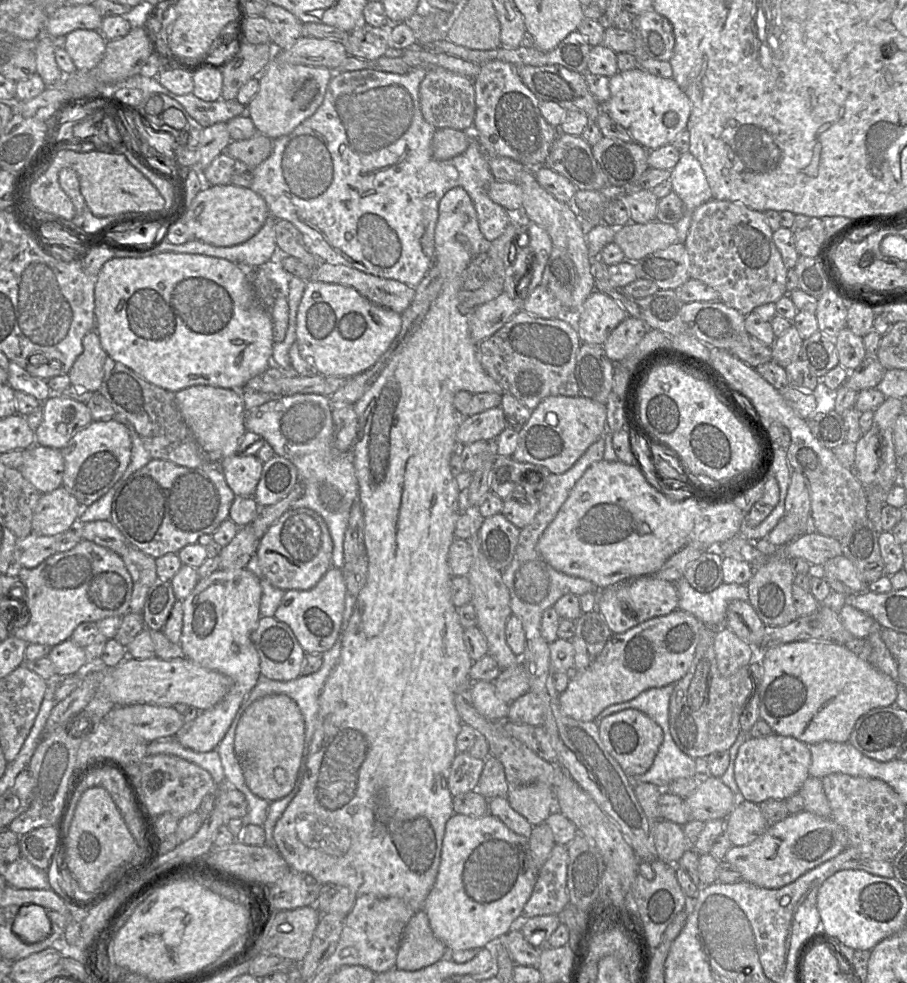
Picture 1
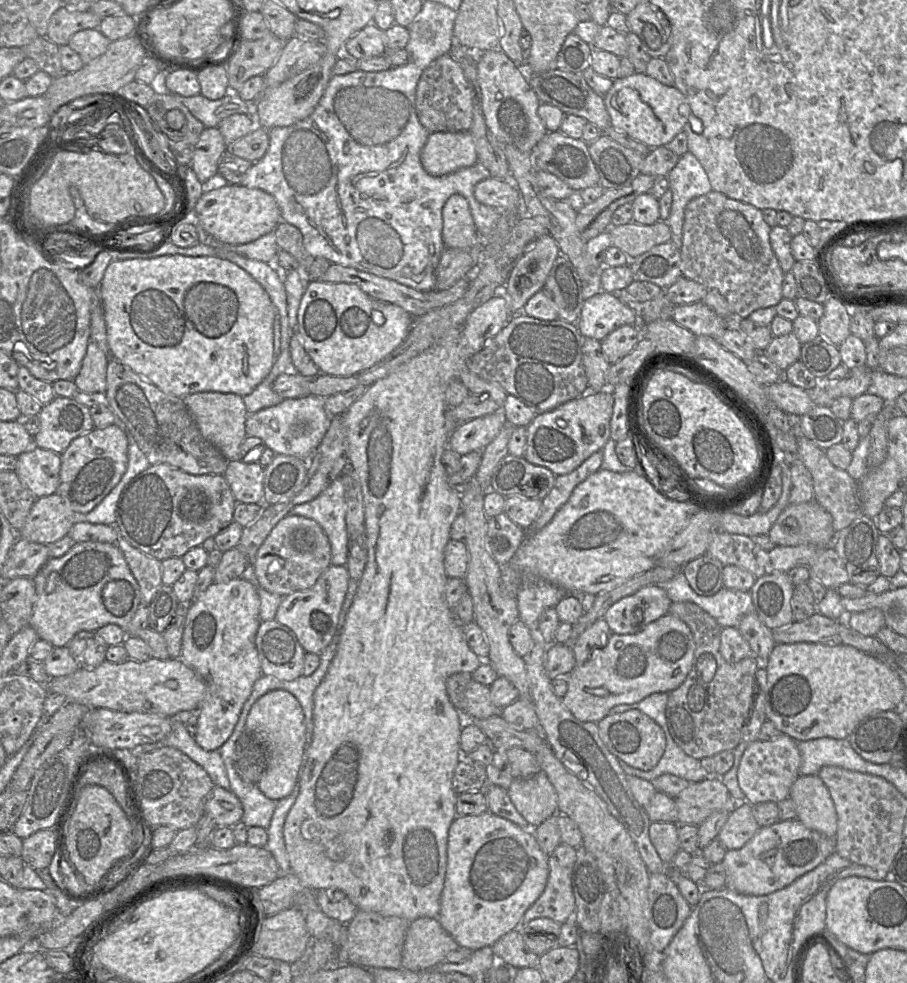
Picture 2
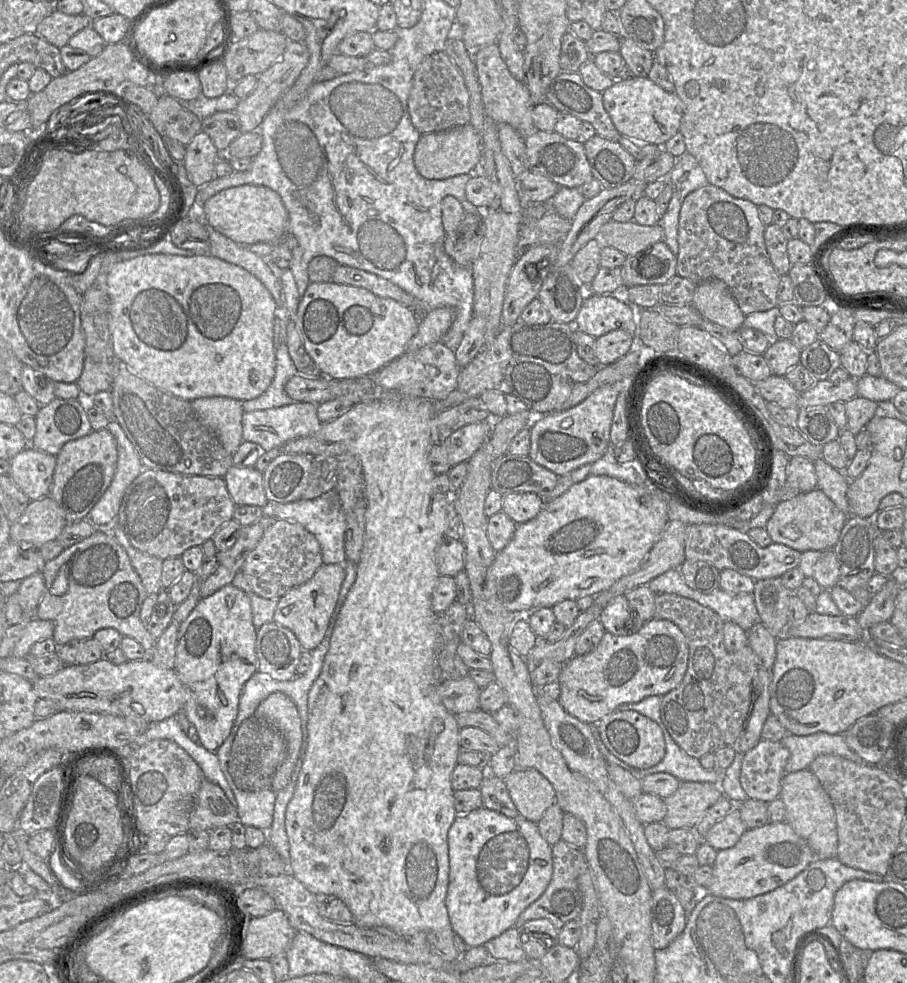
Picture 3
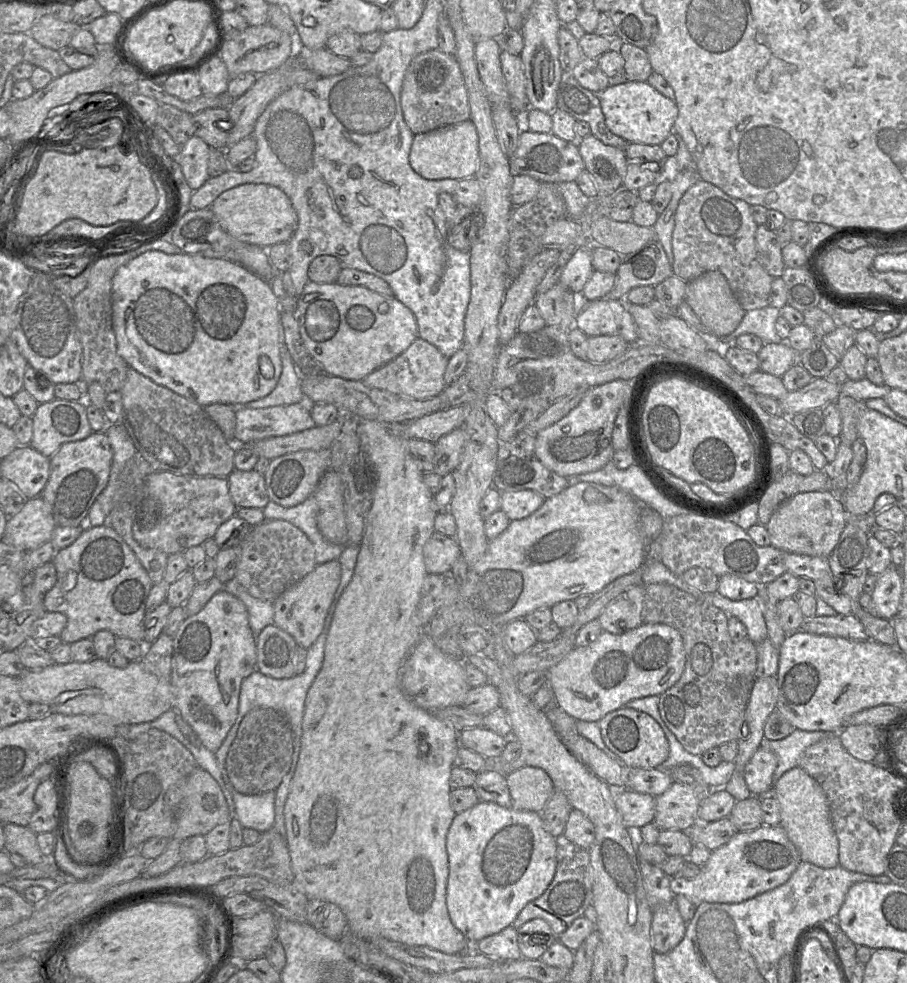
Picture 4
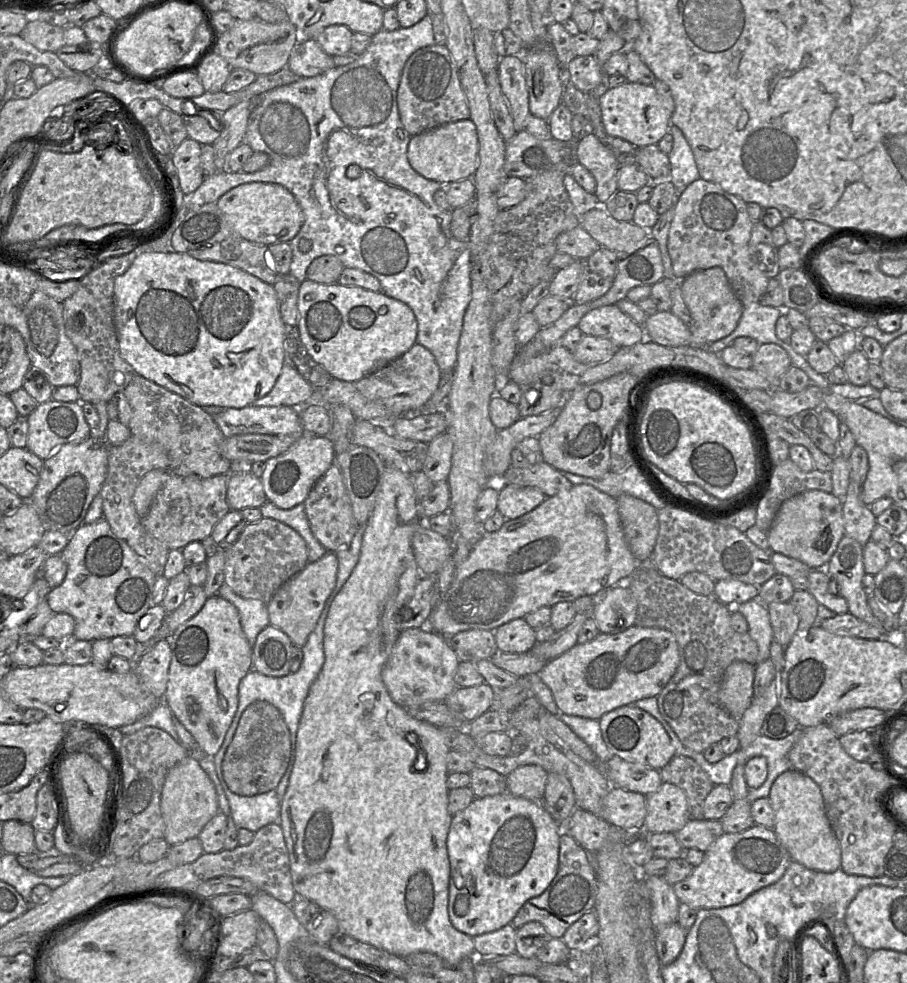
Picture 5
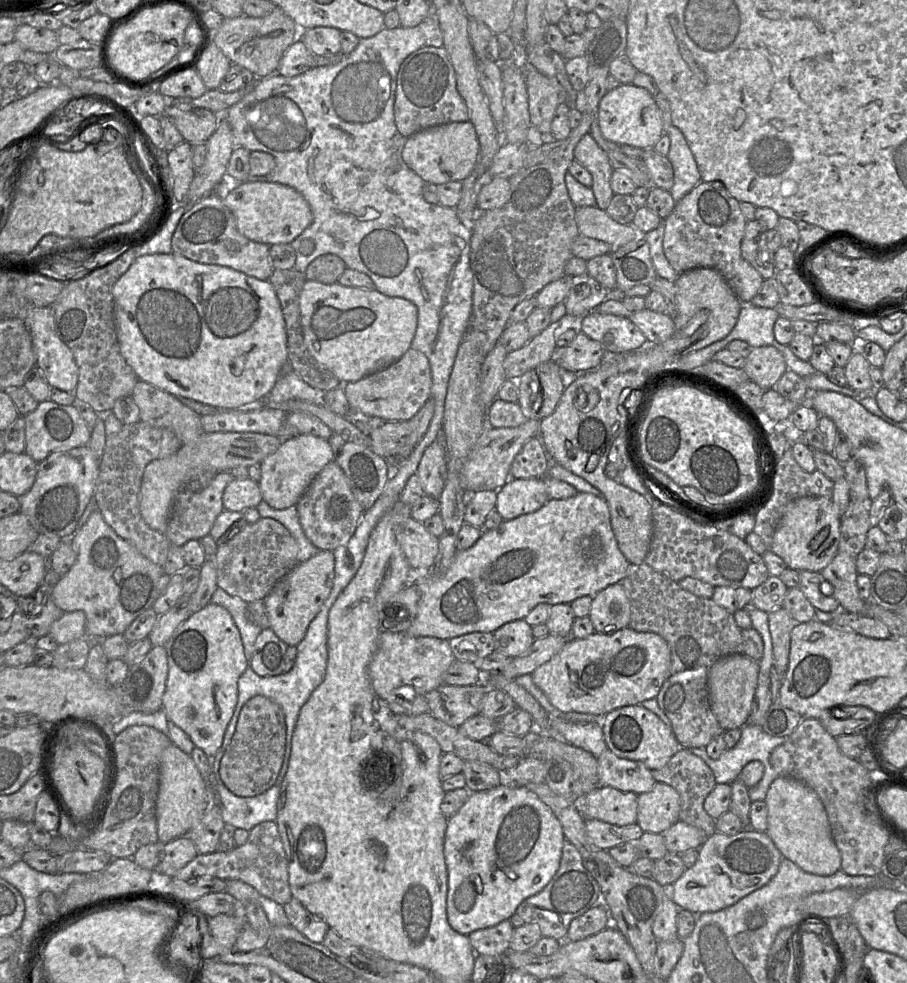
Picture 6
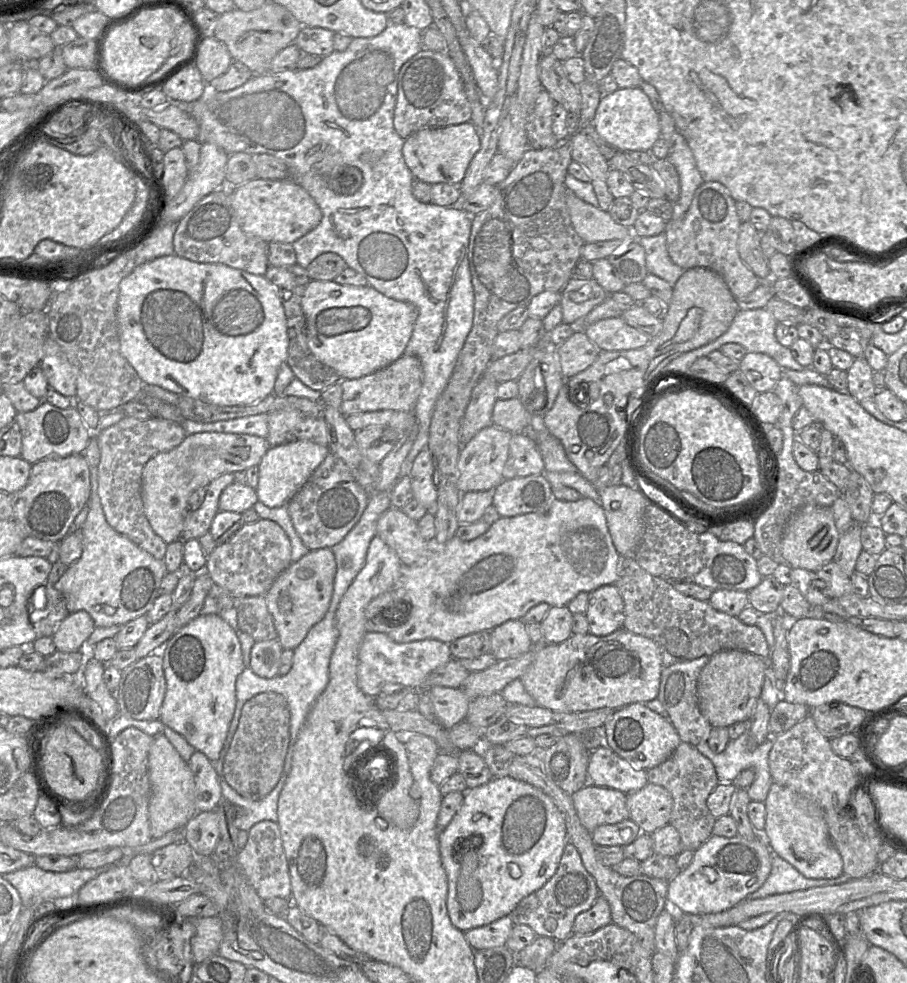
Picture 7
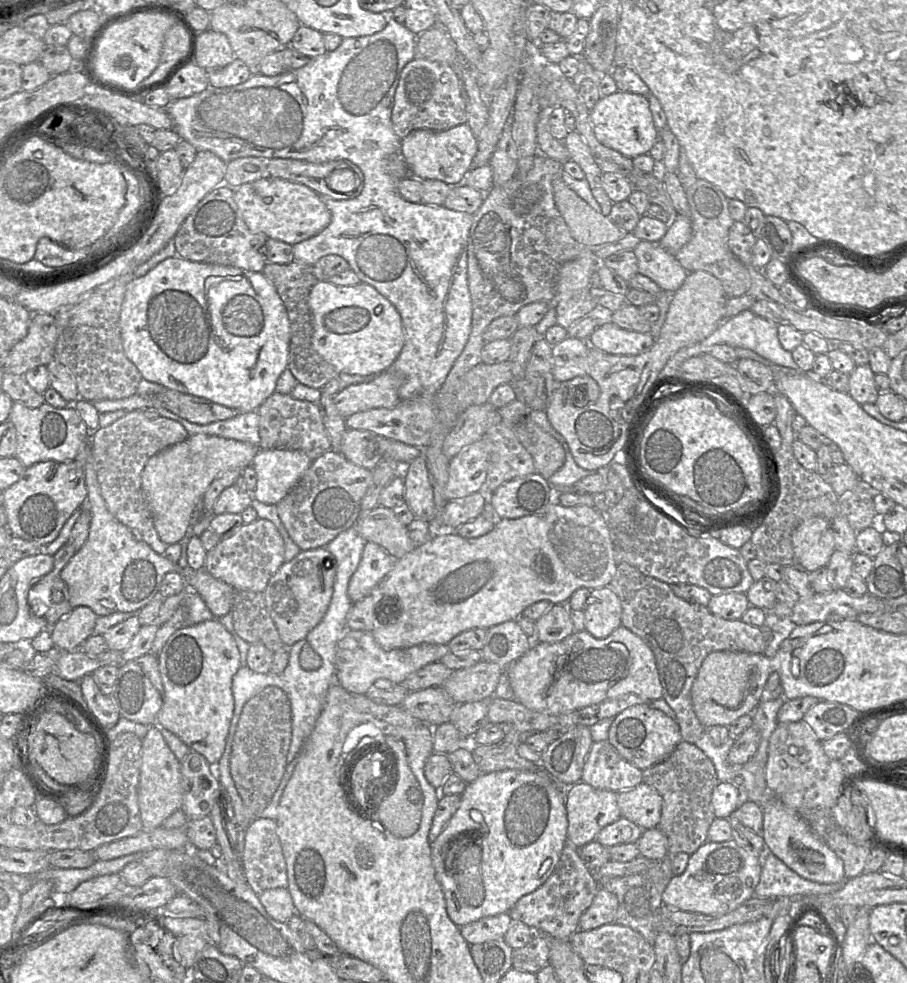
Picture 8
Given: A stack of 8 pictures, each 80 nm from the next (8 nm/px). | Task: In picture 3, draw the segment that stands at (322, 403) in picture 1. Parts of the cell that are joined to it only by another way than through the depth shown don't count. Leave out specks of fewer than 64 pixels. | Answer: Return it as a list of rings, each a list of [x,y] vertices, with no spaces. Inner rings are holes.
[[[294,402],[292,404],[244,412],[242,418],[243,441],[254,442],[261,446],[263,451],[278,452],[289,441],[308,437],[320,430],[322,423],[317,416],[317,405],[307,402]],[[335,489],[314,499],[300,499],[286,504],[268,501],[267,504],[262,507],[262,513],[265,516],[277,520],[294,520],[312,533],[320,545],[323,564],[340,564],[343,566],[343,563],[345,563],[344,542],[346,515]]]

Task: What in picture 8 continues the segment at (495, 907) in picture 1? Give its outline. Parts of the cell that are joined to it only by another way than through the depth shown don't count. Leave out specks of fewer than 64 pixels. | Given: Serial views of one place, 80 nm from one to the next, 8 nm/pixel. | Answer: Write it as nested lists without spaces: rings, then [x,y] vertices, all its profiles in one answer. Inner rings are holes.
[[[515,769],[482,773],[467,784],[458,809],[431,843],[435,876],[445,897],[448,916],[458,927],[509,913],[520,898],[550,877],[568,843],[568,787],[555,782],[546,771]],[[450,842],[452,856],[448,854],[445,861],[444,853]]]

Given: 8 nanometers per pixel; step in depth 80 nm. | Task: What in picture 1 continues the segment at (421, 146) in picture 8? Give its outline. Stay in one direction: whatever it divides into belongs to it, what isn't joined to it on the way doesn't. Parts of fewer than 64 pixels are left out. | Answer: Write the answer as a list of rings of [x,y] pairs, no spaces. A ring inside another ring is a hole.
[[[453,128],[436,129],[432,138],[432,153],[437,160],[447,160],[462,154],[469,146],[469,131]]]

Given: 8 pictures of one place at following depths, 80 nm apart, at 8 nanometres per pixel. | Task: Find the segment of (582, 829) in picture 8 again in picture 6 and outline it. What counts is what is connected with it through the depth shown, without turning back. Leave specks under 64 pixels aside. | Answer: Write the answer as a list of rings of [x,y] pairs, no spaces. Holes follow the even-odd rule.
[[[600,786],[579,798],[578,809],[584,819],[597,819],[625,826],[637,823],[638,795],[610,786]]]

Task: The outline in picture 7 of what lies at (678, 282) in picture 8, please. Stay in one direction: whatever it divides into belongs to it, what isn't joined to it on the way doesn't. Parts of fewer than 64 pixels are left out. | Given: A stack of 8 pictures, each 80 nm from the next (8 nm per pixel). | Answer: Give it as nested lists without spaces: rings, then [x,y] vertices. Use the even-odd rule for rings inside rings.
[[[665,232],[637,239],[645,250],[648,273],[665,280],[673,287],[685,270],[670,258]]]

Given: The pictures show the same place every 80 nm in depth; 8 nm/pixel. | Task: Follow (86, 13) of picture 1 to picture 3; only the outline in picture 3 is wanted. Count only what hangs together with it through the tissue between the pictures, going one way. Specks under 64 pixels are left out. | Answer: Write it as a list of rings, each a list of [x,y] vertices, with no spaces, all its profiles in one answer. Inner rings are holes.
[[[54,9],[38,24],[36,34],[61,48],[68,44],[73,35],[91,26],[92,21],[84,14],[68,15]]]

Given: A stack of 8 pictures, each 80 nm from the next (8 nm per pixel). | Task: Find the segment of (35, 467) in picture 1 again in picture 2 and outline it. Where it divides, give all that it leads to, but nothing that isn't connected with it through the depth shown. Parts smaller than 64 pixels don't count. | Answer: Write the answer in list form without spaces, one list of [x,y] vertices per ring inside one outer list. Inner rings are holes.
[[[31,446],[17,456],[15,473],[20,481],[36,497],[44,497],[56,492],[59,485],[61,466],[60,455]]]

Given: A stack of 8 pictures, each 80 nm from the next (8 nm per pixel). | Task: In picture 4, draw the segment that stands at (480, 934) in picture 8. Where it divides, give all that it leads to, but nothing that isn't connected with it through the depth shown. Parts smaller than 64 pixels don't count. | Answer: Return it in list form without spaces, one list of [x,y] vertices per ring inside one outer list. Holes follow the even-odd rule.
[[[512,925],[497,934],[471,943],[477,952],[497,960],[519,960],[522,958],[518,945],[518,931]]]

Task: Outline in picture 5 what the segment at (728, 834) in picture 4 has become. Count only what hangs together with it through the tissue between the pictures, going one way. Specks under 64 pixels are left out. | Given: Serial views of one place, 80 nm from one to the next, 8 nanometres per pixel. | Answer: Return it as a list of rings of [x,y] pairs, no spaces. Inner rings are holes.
[[[690,819],[674,834],[685,851],[696,848],[705,852],[718,837],[724,834],[724,830],[720,820]]]

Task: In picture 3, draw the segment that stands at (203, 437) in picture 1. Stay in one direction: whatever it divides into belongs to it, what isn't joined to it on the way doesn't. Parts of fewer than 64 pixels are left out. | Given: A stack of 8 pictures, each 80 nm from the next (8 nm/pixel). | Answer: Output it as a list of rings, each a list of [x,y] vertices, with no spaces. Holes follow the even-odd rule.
[[[228,397],[199,398],[191,406],[200,422],[220,440],[232,456],[243,441],[242,402]]]

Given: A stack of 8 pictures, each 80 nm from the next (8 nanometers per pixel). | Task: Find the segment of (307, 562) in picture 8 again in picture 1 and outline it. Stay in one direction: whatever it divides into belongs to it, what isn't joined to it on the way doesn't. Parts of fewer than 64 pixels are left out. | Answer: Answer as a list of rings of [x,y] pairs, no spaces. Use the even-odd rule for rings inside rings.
[[[331,566],[312,588],[285,591],[274,617],[291,628],[306,653],[323,654],[341,635],[346,593],[342,570]]]

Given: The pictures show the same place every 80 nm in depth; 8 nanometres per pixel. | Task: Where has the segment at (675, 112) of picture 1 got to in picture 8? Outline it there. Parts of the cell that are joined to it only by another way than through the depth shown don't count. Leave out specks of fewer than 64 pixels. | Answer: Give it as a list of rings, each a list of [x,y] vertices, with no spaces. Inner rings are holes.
[[[617,91],[601,97],[590,110],[590,119],[598,141],[629,158],[649,154],[659,140],[659,132],[654,125],[649,102],[640,94]]]

